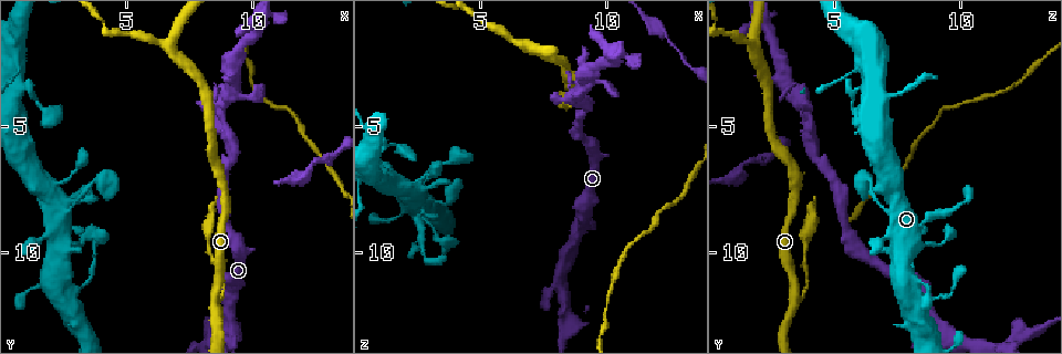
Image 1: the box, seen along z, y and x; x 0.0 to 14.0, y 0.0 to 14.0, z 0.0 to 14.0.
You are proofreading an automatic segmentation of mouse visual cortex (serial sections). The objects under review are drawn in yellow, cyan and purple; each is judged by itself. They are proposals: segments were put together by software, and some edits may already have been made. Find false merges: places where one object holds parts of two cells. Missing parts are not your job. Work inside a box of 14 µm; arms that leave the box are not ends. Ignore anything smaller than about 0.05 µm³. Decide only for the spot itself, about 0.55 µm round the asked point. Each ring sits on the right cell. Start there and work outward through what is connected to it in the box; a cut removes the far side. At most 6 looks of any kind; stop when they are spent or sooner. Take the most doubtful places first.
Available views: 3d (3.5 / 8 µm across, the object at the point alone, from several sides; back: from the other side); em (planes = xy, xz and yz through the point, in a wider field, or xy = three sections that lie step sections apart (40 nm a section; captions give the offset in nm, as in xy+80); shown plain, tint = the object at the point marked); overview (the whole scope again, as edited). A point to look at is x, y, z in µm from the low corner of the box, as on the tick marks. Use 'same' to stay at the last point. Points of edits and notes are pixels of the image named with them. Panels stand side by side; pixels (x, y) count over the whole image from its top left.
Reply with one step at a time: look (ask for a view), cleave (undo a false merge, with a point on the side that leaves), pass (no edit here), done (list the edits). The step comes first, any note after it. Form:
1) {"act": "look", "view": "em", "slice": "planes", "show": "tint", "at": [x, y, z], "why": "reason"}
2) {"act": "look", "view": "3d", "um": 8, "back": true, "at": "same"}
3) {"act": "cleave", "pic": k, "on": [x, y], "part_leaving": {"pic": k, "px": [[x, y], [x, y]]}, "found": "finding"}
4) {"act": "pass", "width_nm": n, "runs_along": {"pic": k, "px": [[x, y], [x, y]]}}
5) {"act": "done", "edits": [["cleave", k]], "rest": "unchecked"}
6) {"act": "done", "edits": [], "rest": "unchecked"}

{"act": "look", "view": "3d", "um": 8, "at": [8.5, 11.7, 3.5], "why": "abrupt turn"}

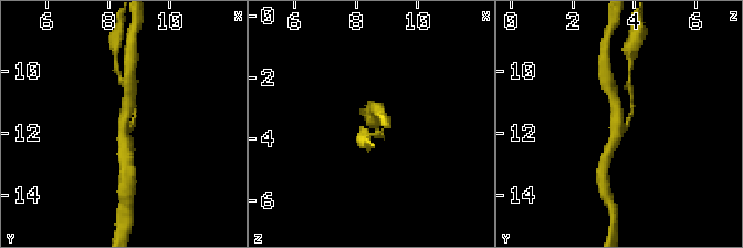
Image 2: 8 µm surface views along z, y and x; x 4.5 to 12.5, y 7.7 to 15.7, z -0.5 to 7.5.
{"act": "look", "view": "3d", "um": 3.5, "at": [8.6, 11.9, 3.4], "why": "zoom in"}

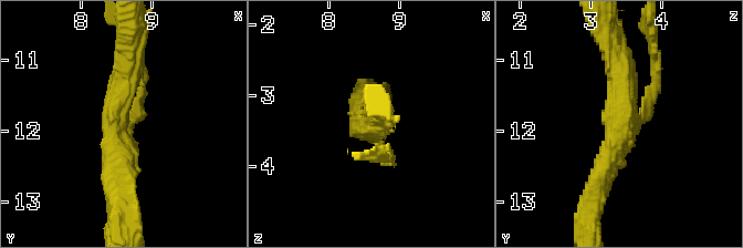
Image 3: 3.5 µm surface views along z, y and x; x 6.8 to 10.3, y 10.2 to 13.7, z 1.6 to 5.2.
{"act": "cleave", "pic": 3, "on": [655, 82], "arms": 3, "part_leaving": {"pic": 3, "px": [[642, 112], [657, 81], [655, 30]]}, "found": "a second cell is stuck on"}

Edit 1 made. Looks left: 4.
{"act": "look", "view": "3d", "um": 3.5, "at": [2.9, 11.4, 7.9], "why": "a narrow waist"}

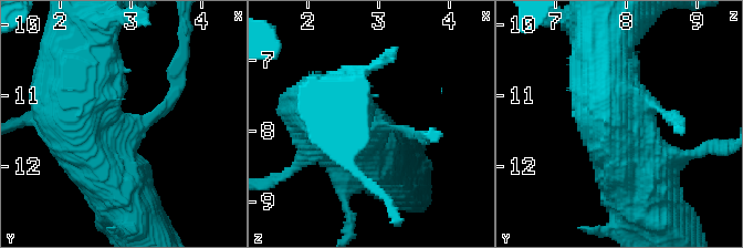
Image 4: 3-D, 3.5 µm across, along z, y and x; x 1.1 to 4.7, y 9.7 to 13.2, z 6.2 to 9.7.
{"act": "look", "view": "em", "slice": "xy", "step": 2, "show": "tint", "at": [2.85, 11.45, 7.95]}

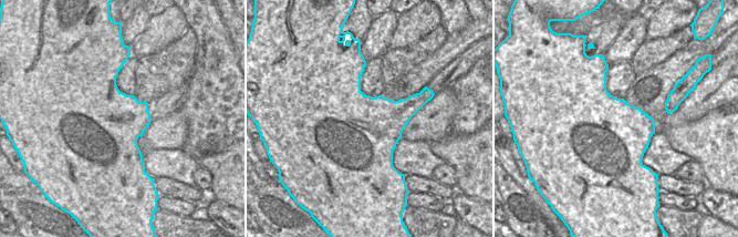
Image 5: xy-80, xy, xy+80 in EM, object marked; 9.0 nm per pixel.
{"act": "pass", "width_nm": 800, "runs_along": {"pic": 4, "px": [[599, 75], [650, 202]]}, "found": "continuous, no second cell"}

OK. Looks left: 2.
{"act": "look", "view": "em", "slice": "xy", "step": 3, "show": "tint", "at": [6.8, 1.9, 1.9], "why": "three-way junction"}

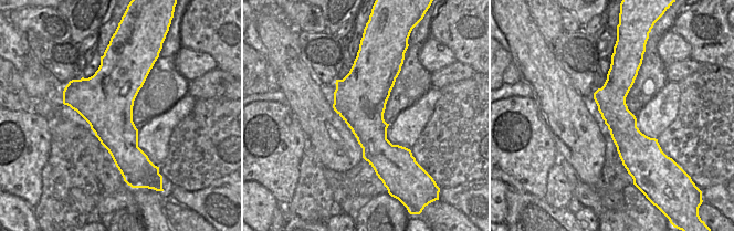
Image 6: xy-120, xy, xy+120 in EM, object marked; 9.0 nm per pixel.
{"act": "look", "view": "3d", "um": 3.5, "at": "same", "why": "wider look"}

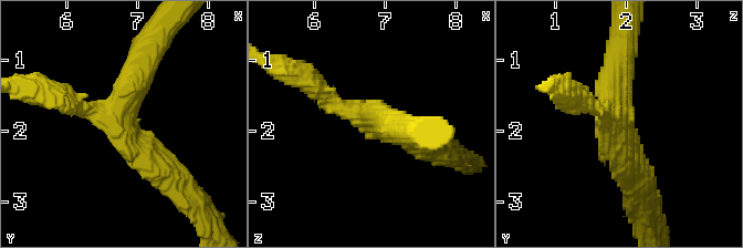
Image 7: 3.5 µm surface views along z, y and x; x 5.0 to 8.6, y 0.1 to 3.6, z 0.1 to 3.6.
{"act": "pass", "arms": 3, "runs_along": {"pic": 7, "px": [[170, 174], [119, 126], [143, 55]]}, "found": "all the same cell"}

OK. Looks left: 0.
{"act": "done", "edits": [["cleave", 3]], "rest": "unchecked"}

